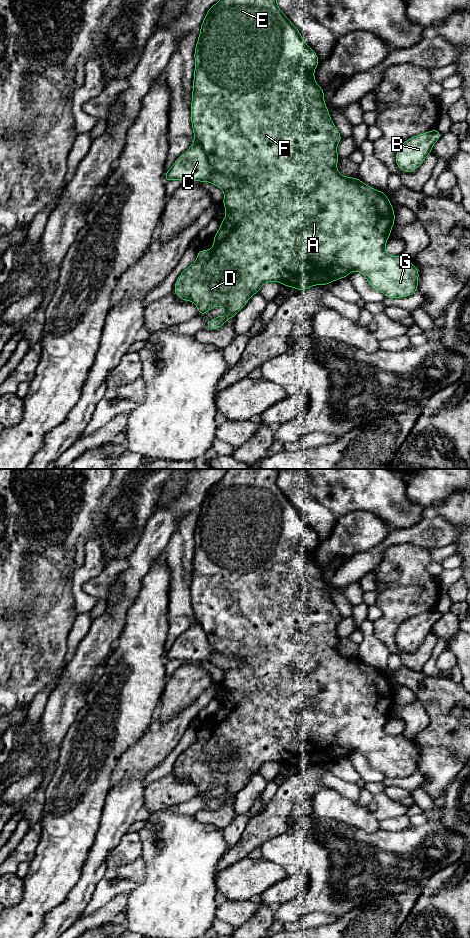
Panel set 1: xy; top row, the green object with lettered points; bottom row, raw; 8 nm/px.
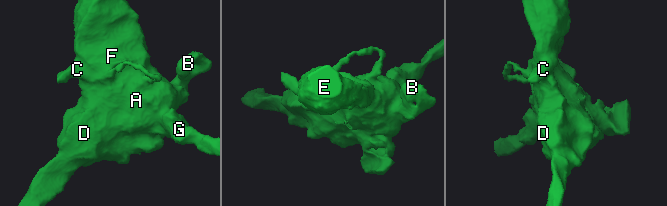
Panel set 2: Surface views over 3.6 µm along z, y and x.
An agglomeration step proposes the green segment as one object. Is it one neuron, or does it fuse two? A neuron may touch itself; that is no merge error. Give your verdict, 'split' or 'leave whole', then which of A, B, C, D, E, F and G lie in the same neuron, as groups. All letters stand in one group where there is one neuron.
split; groups A B D E F G / C

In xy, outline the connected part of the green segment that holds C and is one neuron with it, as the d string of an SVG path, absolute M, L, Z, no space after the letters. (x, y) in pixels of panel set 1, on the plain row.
M196 619L189 629L165 652L165 663L174 659L181 661L195 660L201 663L207 661L222 670L239 668L243 665L242 659L237 656L228 657L214 652L205 631Z

